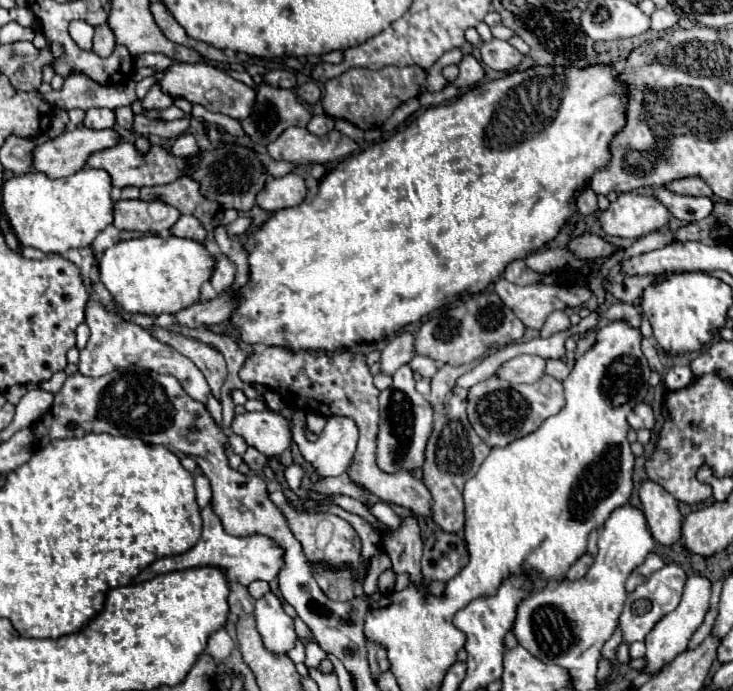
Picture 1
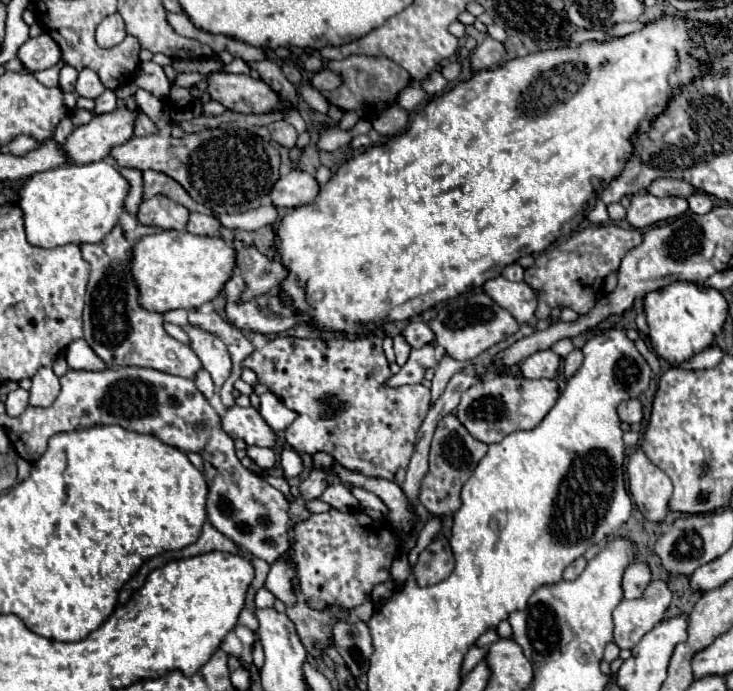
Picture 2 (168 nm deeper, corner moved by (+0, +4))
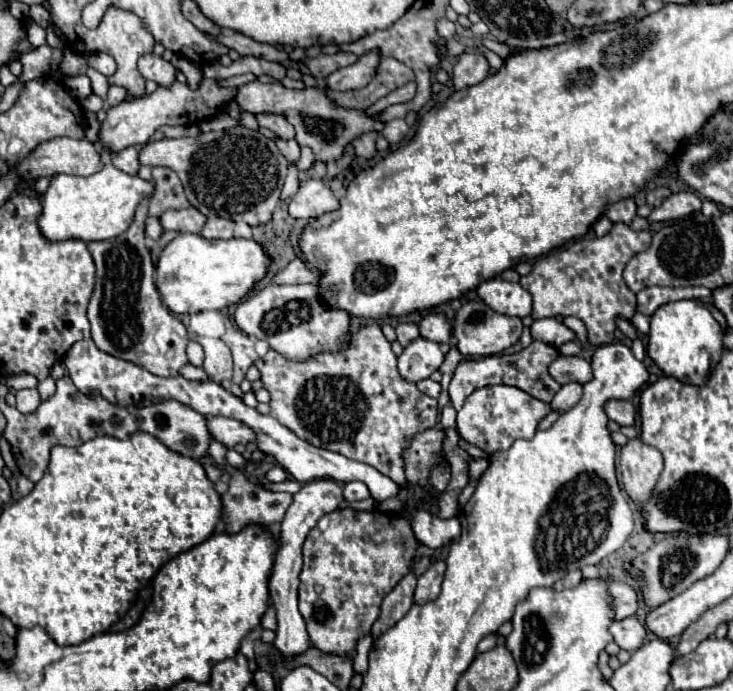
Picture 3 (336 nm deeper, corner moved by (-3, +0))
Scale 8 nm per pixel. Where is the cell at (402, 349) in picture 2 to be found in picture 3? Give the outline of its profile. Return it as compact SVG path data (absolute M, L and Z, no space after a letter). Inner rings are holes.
M401 323L395 327L395 331L397 331L397 341L403 347L407 347L411 341L415 341L419 337L419 329L415 323Z

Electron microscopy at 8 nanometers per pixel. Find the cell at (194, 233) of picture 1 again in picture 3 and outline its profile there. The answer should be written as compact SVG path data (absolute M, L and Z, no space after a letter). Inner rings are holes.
M209 217L201 229L205 239L231 239L233 237L233 221L221 217Z

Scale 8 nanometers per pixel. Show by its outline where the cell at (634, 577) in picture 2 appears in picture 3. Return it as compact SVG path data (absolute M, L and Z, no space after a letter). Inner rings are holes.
M621 581L609 583L609 593L615 597L615 619L625 619L627 615L635 615L639 609L639 593Z

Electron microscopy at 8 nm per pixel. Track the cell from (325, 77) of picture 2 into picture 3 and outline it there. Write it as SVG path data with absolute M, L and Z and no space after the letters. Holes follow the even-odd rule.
M369 51L367 55L359 57L357 63L337 69L327 77L327 89L331 91L351 91L351 89L363 89L371 75L375 75L375 67L379 65L379 53Z

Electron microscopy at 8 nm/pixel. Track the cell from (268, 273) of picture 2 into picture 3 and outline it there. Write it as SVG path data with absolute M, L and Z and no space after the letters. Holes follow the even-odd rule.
M293 259L287 263L285 269L281 269L275 277L275 285L293 285L293 283L315 283L319 279L319 273L313 269L307 269L307 265L301 259Z

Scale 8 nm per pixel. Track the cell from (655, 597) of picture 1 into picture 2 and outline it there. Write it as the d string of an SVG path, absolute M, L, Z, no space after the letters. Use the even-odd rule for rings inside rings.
M652 581L644 595L634 601L620 601L614 609L614 643L620 649L632 649L664 617L672 593L664 581Z

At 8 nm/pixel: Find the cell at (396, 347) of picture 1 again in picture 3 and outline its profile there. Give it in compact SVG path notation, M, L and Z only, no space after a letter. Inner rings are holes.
M427 315L419 323L419 333L423 339L445 343L451 337L451 325L445 321L443 315Z

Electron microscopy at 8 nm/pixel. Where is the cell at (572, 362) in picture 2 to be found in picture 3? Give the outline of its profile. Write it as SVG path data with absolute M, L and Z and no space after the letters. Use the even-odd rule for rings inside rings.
M567 383L567 385L563 385L563 387L557 391L557 395L553 397L553 401L551 401L553 411L563 413L563 411L571 409L571 407L579 401L581 391L583 391L583 389L581 389L581 383Z

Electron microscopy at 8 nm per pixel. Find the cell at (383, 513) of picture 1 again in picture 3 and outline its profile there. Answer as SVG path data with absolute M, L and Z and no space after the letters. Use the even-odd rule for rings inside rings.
M345 483L343 485L343 495L347 501L361 501L361 499L367 499L369 497L369 491L367 491L367 485L365 483Z

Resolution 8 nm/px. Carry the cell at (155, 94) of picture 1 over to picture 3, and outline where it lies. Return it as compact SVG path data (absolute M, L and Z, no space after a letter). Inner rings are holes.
M143 55L139 59L139 73L149 79L149 81L155 81L157 85L161 87L169 87L173 81L175 81L175 69L169 61L161 59L159 55Z

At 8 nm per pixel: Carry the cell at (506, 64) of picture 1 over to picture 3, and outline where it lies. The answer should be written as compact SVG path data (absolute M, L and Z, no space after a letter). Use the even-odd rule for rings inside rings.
M463 53L453 67L455 89L465 89L481 83L489 75L489 61L483 53Z

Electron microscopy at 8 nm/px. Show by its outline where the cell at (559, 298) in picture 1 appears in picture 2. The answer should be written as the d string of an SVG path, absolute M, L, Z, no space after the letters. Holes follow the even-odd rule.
M500 275L496 279L486 281L484 291L492 299L496 299L500 307L510 311L510 315L518 323L528 323L528 325L536 323L536 317L534 317L534 309L538 305L536 291L530 289L526 283L512 283Z

